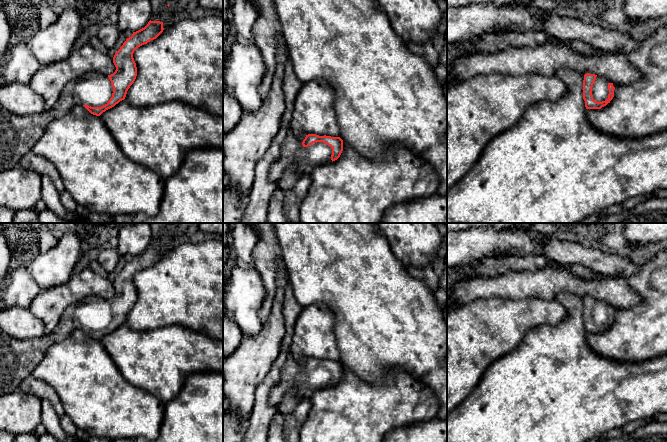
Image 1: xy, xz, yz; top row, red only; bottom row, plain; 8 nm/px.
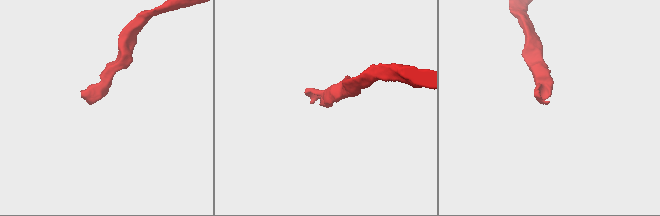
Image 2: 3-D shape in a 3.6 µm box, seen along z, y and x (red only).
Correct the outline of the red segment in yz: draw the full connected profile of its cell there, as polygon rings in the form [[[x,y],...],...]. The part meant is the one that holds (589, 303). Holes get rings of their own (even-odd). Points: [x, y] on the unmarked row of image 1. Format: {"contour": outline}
{"contour": [[[587,297],[583,304],[583,323],[586,333],[601,333],[614,321],[616,309],[603,300]]]}

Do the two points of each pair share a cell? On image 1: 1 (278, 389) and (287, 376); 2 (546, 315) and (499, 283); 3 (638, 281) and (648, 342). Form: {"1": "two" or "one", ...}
{"1": "one", "2": "two", "3": "one"}

